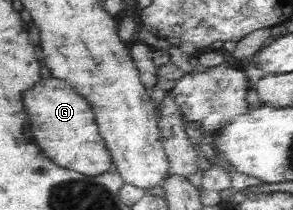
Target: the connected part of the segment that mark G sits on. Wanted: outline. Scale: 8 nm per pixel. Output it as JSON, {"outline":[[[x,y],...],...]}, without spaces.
{"outline":[[[43,78],[35,86],[23,92],[23,108],[29,126],[29,134],[39,150],[51,158],[57,166],[76,170],[87,176],[105,172],[111,168],[110,152],[98,131],[92,106],[67,81]]]}

